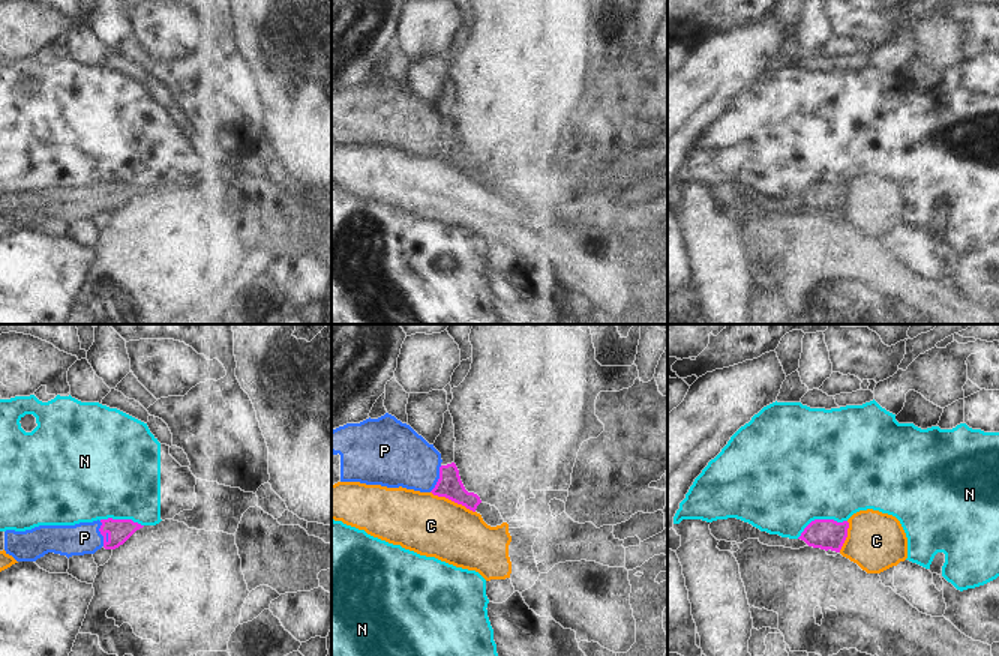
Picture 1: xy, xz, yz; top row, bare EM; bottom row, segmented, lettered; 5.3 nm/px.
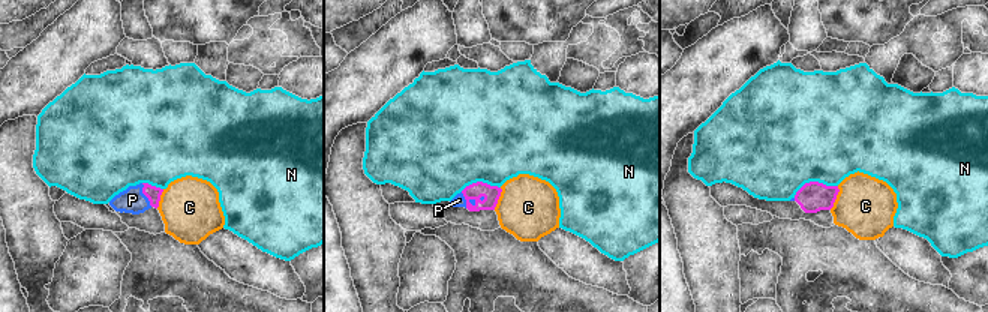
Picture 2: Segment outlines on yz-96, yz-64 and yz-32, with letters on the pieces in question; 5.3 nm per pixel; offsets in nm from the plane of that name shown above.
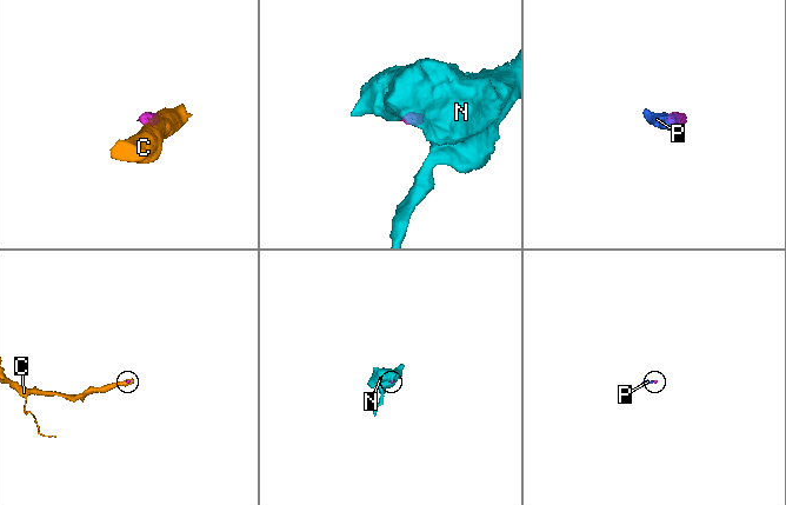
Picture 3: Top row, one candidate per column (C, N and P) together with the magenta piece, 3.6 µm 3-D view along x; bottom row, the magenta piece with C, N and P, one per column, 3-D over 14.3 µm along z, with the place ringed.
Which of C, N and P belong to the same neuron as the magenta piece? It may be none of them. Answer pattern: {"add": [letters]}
{"add": ["P"]}

